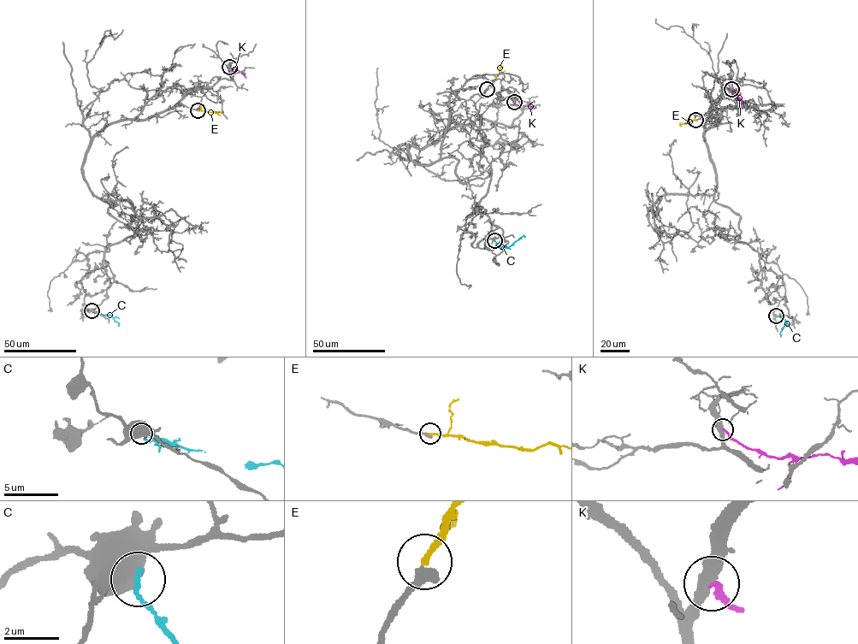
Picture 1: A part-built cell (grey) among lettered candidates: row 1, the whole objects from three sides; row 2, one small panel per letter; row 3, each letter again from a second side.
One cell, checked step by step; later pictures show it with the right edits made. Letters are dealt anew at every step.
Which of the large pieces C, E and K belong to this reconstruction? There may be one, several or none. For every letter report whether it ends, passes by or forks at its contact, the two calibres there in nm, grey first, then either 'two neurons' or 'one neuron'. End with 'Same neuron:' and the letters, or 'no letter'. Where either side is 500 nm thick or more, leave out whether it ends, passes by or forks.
C: calibres 800 and 190 nm; two neurons
E: it ends; calibres 400 and 200 nm; one neuron
K: it ends; calibres 400 and 190 nm; two neurons
Same neuron: E

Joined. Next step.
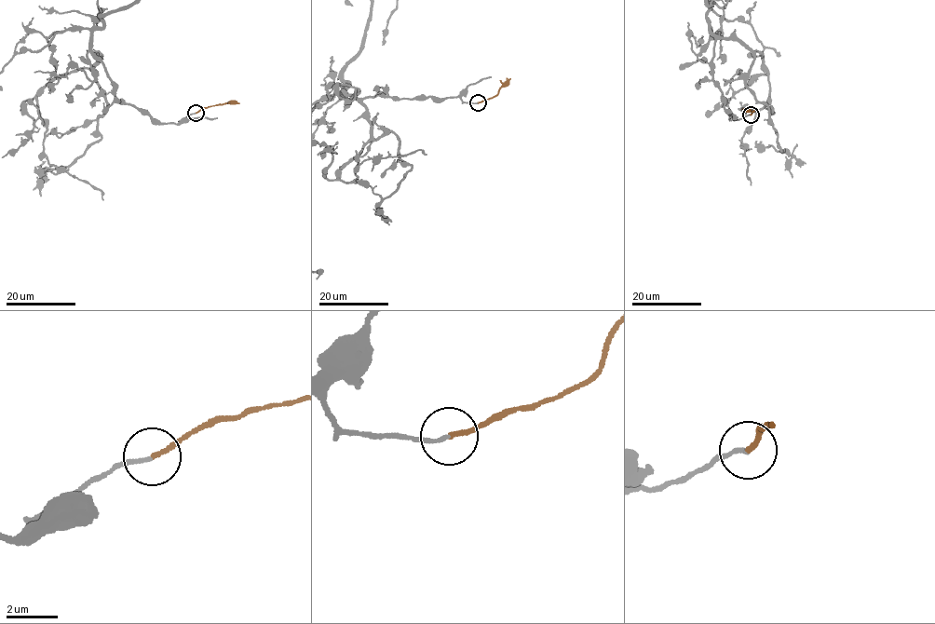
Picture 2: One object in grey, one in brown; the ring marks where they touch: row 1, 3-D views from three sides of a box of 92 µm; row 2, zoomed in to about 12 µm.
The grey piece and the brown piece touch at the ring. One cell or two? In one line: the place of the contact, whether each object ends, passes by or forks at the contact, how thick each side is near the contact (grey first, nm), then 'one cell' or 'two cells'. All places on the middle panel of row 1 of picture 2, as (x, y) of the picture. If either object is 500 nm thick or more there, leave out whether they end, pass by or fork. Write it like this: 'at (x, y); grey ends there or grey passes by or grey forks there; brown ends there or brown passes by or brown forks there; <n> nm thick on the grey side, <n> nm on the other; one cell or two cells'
at (478, 102); grey ends there; brown ends there; 150 nm thick on the grey side, 170 nm on the other; one cell

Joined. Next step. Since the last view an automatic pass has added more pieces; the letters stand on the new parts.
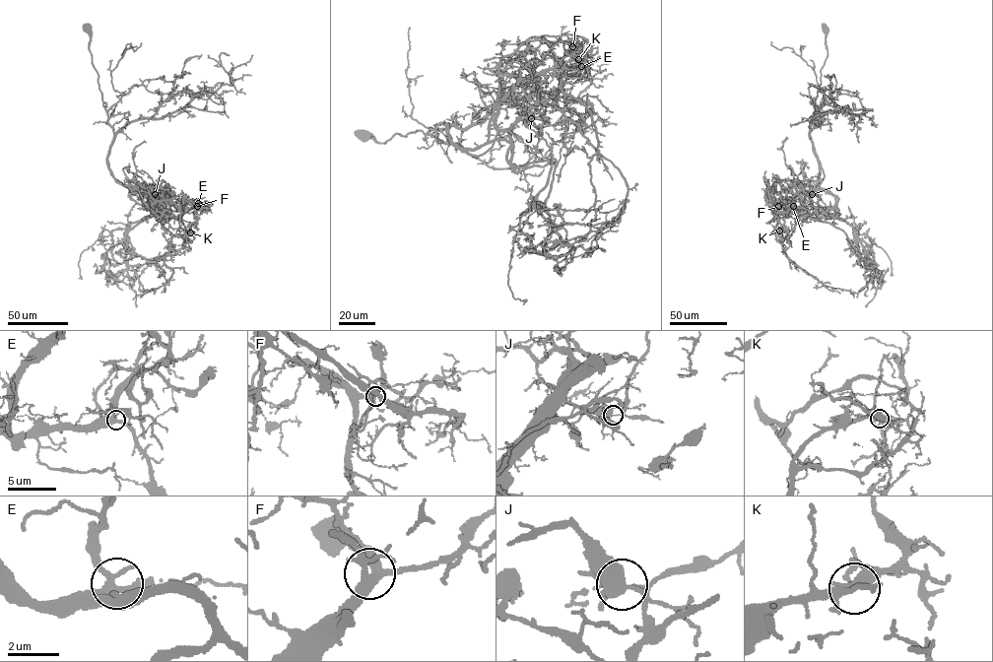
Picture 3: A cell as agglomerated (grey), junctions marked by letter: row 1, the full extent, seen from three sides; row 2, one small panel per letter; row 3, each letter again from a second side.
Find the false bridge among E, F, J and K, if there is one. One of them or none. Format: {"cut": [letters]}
{"cut": ["J"]}

